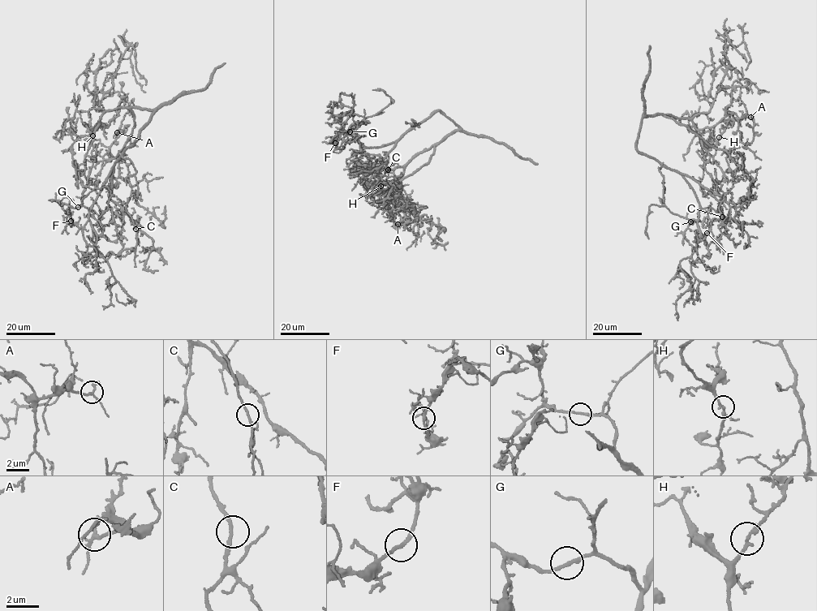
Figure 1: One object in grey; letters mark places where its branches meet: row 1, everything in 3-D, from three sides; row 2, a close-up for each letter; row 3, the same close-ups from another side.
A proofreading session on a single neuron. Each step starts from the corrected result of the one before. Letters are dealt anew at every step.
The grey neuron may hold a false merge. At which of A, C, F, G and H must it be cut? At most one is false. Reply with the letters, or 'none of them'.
none of them

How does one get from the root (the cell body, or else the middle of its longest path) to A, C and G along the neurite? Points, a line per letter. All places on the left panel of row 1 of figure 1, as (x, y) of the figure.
A: (143, 129), (154, 111), (133, 107), (135, 125), (122, 149), (111, 159), (110, 145), (123, 133), (117, 132)
C: (143, 129), (116, 161), (109, 195), (129, 214), (135, 229)
G: (143, 129), (114, 162), (92, 208), (89, 211), (83, 206), (78, 207)

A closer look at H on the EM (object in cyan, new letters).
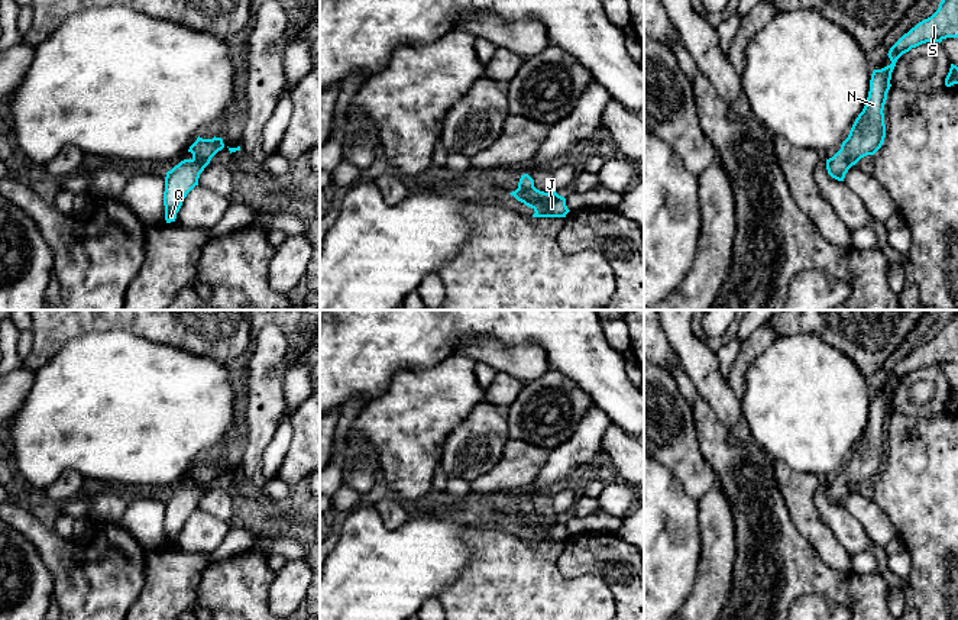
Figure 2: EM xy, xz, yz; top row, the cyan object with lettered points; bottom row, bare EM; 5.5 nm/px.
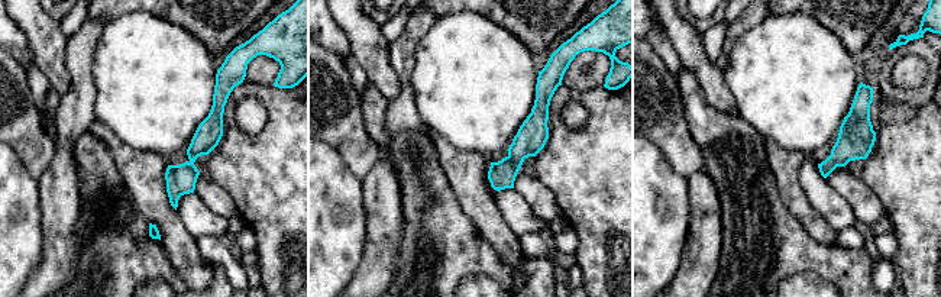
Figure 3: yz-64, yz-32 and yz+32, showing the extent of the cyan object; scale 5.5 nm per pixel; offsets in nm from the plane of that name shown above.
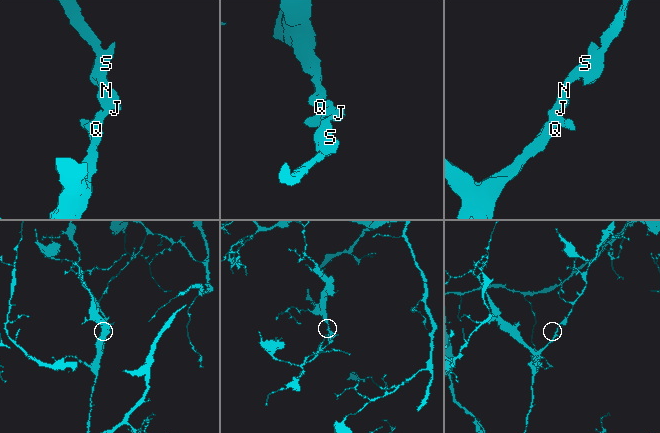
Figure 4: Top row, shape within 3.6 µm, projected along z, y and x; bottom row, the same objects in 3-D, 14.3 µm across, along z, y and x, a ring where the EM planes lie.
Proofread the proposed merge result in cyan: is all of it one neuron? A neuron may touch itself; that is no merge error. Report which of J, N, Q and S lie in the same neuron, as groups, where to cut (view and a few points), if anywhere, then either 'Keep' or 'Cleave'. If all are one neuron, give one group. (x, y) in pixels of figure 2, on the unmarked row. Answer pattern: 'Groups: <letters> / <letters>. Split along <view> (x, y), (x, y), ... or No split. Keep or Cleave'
Groups: J N Q S. No split. Keep

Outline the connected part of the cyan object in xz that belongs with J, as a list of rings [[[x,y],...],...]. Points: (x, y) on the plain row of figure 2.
[[[528,498],[521,500],[518,513],[509,519],[531,532],[535,536],[533,542],[566,542],[570,536],[564,521],[556,516],[544,517],[537,514],[534,504]]]

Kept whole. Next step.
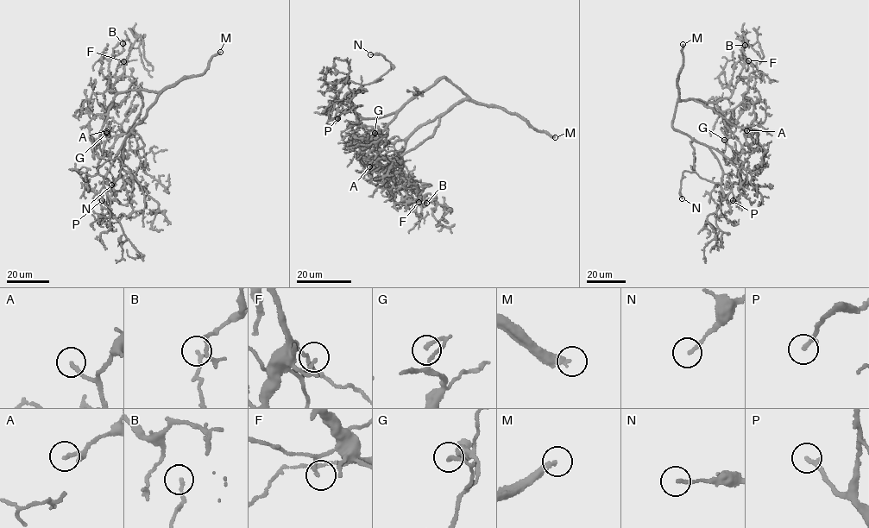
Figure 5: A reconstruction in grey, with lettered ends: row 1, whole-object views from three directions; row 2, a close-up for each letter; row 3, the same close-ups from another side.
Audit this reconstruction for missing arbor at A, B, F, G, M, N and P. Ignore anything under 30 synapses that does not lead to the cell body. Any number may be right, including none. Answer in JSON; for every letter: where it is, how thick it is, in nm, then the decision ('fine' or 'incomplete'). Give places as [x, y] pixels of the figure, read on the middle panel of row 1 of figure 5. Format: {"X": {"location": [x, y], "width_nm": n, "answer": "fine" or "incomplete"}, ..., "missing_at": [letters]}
{"A": {"location": [369, 166], "width_nm": 170, "answer": "incomplete"}, "B": {"location": [426, 203], "width_nm": 100, "answer": "fine"}, "F": {"location": [418, 202], "width_nm": 140, "answer": "fine"}, "G": {"location": [374, 133], "width_nm": 170, "answer": "fine"}, "M": {"location": [555, 137], "width_nm": 280, "answer": "incomplete"}, "N": {"location": [370, 54], "width_nm": 160, "answer": "fine"}, "P": {"location": [337, 118], "width_nm": 200, "answer": "incomplete"}, "missing_at": ["A", "M", "P"]}

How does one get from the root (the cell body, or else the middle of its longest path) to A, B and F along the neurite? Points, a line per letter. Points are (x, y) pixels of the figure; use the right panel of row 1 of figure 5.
A: (673, 120), (677, 103), (690, 98), (710, 107), (731, 124), (746, 128), (748, 134), (746, 130)
B: (673, 120), (679, 101), (691, 98), (709, 103), (730, 97), (733, 67), (743, 58), (745, 45)
F: (673, 120), (679, 101), (691, 98), (709, 103), (730, 97), (743, 65), (748, 60)

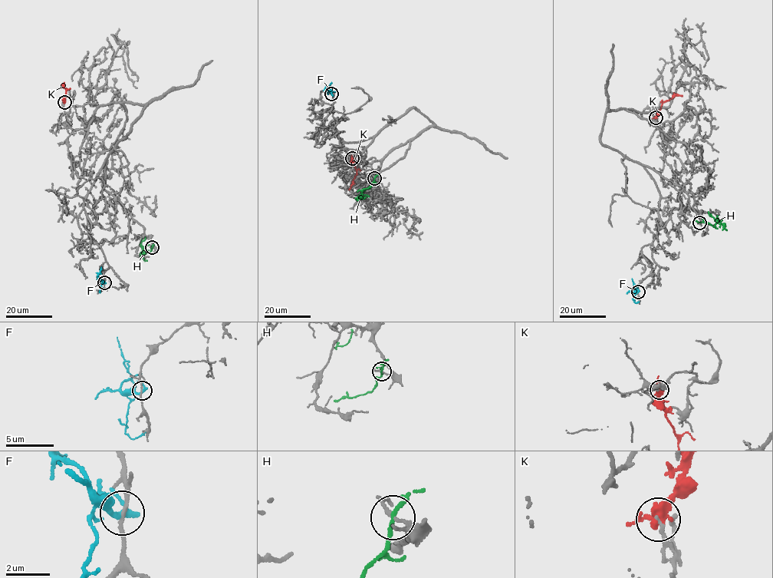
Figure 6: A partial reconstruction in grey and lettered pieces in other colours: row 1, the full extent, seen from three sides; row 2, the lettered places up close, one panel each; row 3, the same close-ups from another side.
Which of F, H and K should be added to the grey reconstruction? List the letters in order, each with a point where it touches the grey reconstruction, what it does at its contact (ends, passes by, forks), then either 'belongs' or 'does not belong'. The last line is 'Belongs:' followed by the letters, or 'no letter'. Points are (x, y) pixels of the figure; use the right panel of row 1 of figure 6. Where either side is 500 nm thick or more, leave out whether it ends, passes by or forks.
F: contact (638, 292); it passes by; does not belong
H: contact (699, 222); it passes by; does not belong
K: contact (656, 117); it passes by; belongs
Belongs: K

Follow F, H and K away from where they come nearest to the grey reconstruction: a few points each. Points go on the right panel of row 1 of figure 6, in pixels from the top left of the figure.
F: (638, 291), (633, 292), (635, 288), (632, 279)
H: (699, 222), (707, 222), (714, 226), (718, 221), (725, 229)
K: (656, 117), (662, 103), (675, 96), (682, 96)

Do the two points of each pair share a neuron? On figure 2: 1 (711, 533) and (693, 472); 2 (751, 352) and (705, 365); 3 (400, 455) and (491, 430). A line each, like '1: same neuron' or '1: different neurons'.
1: different neurons
2: different neurons
3: different neurons

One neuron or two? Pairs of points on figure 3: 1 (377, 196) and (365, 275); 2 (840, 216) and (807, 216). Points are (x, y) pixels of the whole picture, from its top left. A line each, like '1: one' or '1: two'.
1: one
2: two

